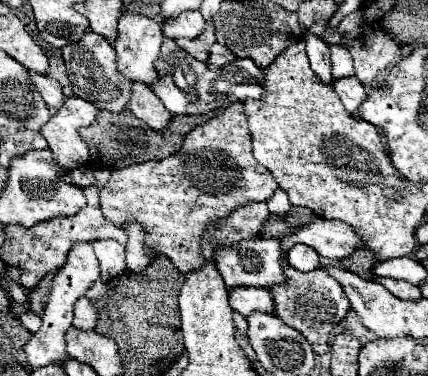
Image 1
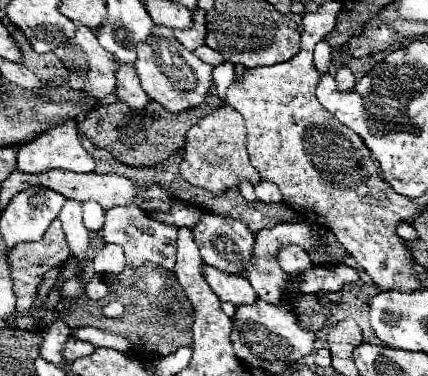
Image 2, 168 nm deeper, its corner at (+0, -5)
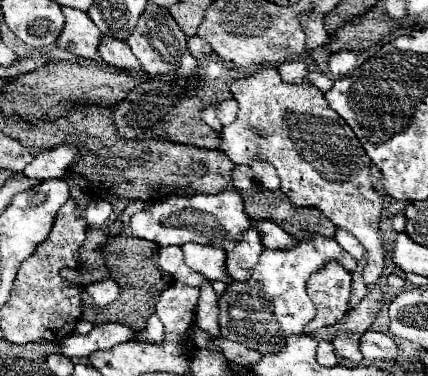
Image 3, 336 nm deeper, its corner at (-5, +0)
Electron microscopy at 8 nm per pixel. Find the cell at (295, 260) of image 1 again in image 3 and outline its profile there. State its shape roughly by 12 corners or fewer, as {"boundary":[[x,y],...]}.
{"boundary":[[270,220],[254,222],[264,248],[294,246],[294,236]]}

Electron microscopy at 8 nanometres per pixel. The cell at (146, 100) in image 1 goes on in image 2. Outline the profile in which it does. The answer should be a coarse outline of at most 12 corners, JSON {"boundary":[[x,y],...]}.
{"boundary":[[121,65],[117,97],[131,109],[145,109],[151,99],[139,85],[133,65]]}

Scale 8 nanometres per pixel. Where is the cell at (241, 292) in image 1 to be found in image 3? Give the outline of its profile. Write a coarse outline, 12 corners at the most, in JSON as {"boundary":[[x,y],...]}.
{"boundary":[[206,244],[180,246],[186,264],[210,282],[230,282],[224,252]]}

